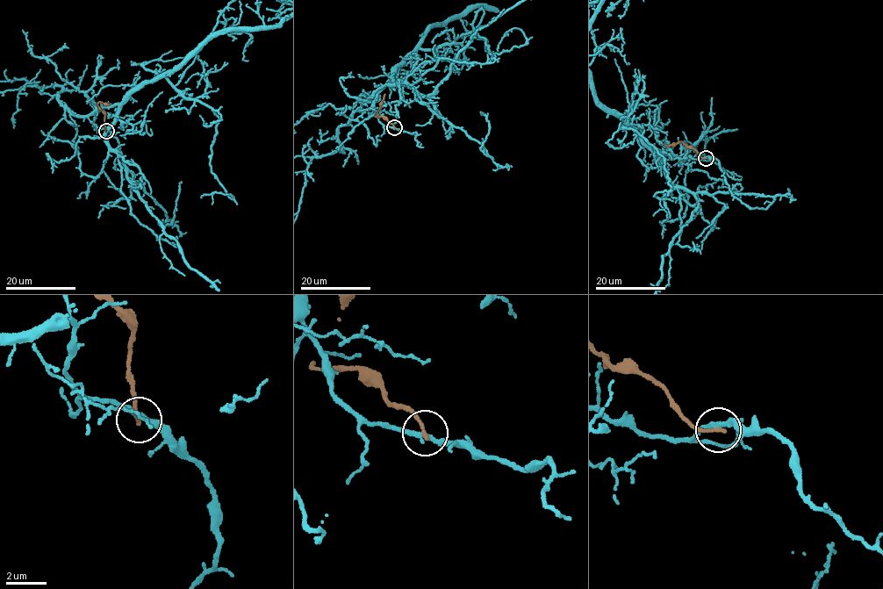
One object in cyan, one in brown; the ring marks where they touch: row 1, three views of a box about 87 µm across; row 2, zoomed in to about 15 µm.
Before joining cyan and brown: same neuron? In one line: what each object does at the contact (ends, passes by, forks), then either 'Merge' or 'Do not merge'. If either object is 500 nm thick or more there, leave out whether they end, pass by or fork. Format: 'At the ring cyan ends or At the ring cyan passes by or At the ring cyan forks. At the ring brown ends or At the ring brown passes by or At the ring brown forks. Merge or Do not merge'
At the ring cyan passes by. At the ring brown ends. Do not merge

